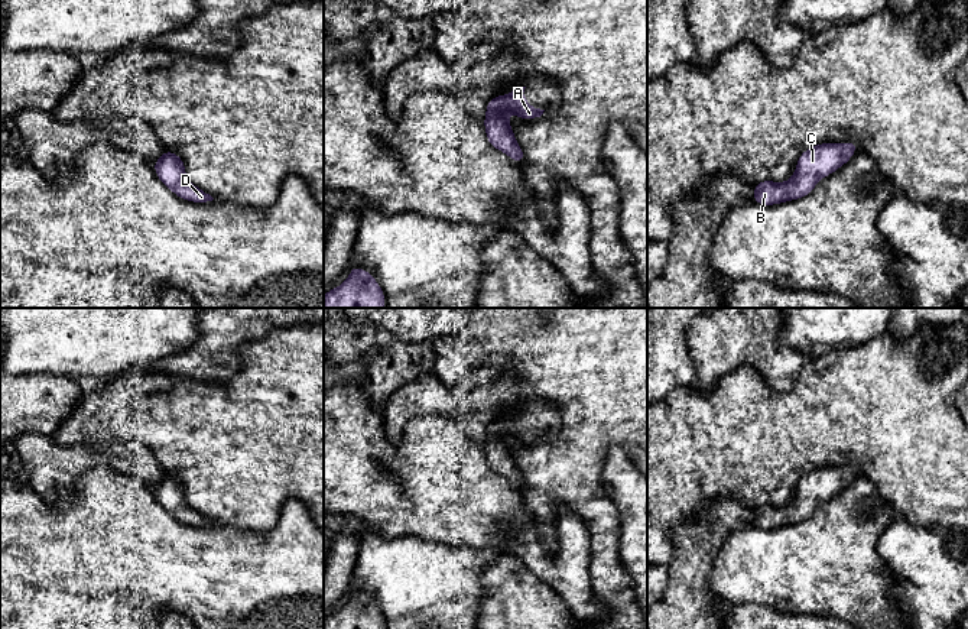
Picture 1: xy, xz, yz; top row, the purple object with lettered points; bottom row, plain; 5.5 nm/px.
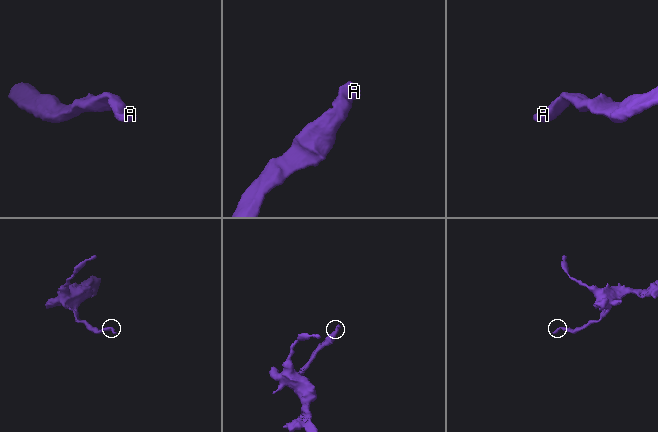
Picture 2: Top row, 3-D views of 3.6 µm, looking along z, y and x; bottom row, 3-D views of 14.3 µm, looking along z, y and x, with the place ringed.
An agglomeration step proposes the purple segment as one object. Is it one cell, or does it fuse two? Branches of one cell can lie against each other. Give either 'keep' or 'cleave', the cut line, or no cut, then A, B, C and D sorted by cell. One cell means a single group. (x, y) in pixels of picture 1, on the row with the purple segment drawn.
keep; cut none; groups A B C D

